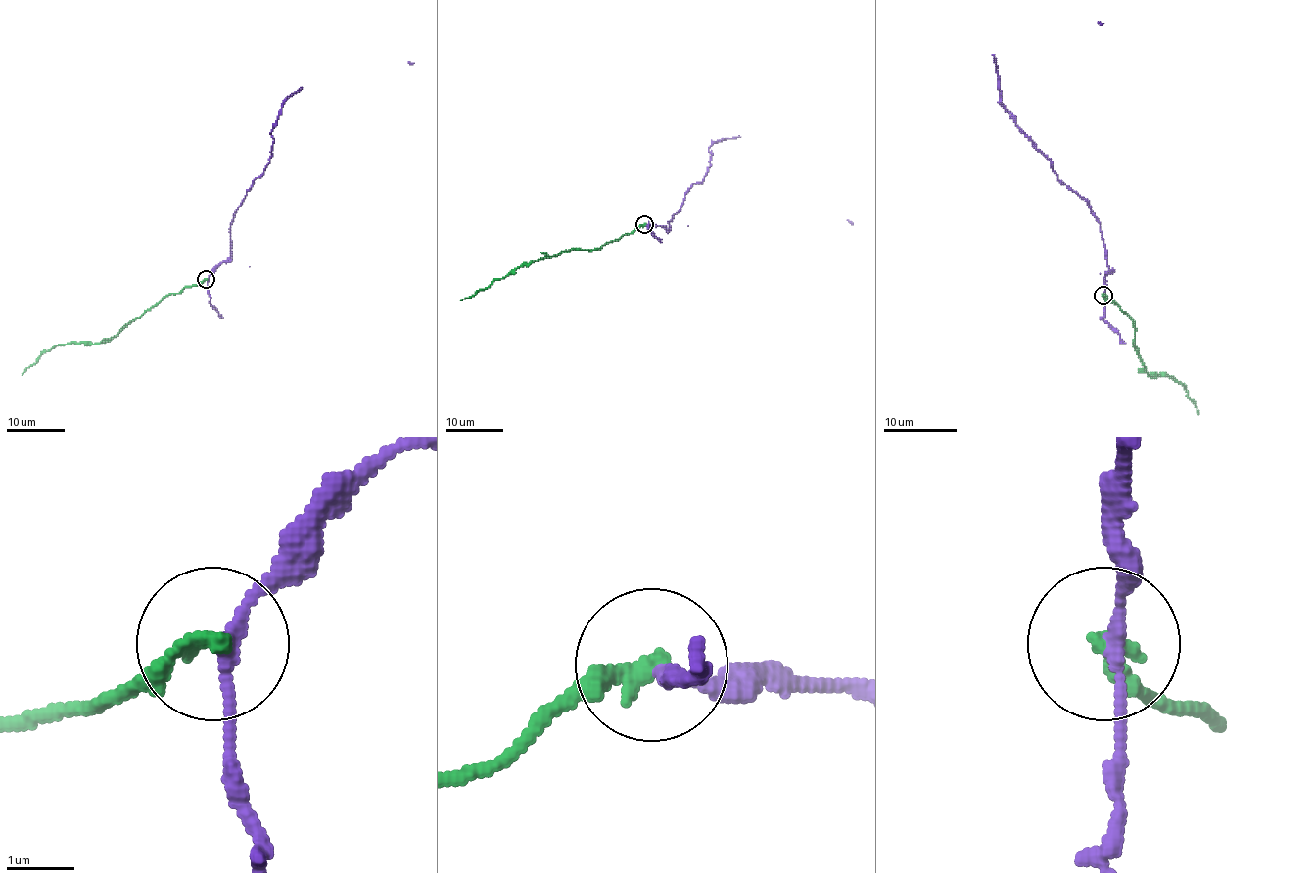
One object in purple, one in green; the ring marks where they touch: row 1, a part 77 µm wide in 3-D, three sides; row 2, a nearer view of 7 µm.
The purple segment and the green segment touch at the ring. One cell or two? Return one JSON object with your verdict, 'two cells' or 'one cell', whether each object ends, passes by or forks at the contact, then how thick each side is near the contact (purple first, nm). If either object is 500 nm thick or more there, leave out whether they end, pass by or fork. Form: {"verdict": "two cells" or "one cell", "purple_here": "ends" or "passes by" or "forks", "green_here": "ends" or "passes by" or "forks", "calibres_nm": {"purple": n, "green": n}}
{"verdict": "two cells", "purple_here": "passes by", "green_here": "ends", "calibres_nm": {"purple": 160, "green": 280}}

